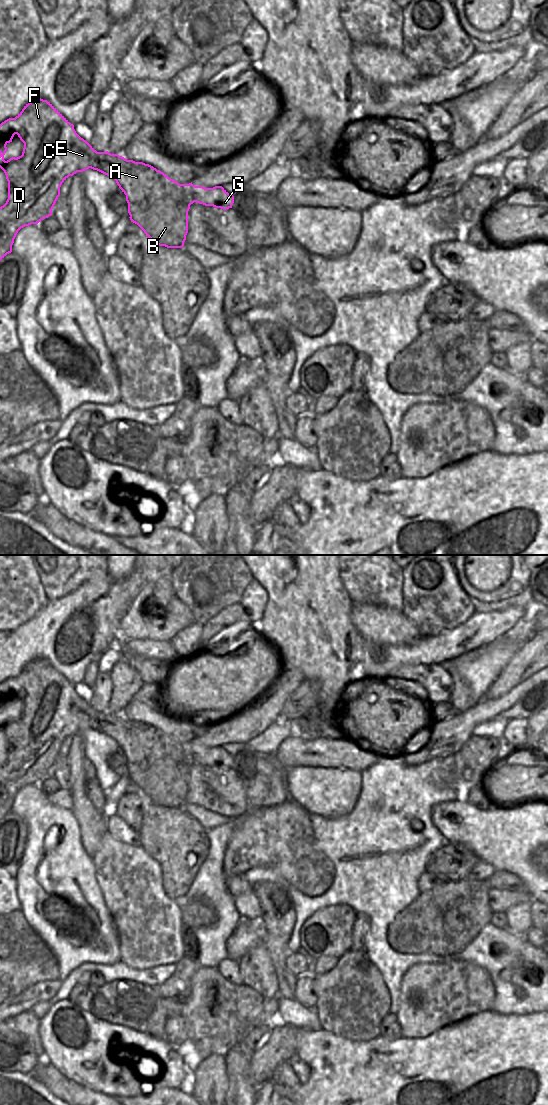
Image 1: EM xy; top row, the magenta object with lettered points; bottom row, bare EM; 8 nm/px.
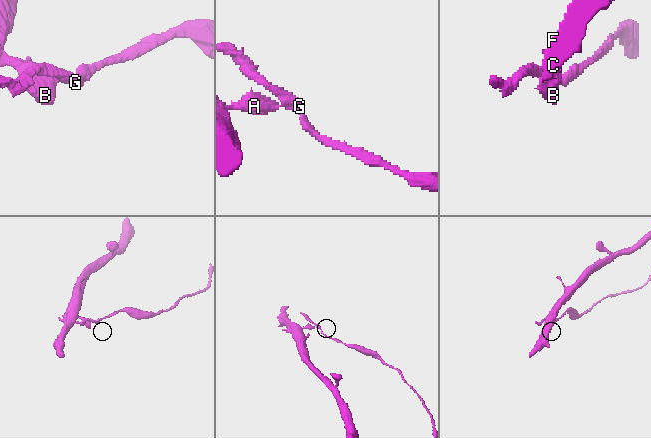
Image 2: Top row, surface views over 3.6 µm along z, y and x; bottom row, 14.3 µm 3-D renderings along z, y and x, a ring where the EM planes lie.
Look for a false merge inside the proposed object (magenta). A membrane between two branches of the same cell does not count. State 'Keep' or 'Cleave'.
Cleave

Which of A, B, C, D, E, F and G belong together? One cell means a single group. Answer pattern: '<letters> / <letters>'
A B C D E F / G

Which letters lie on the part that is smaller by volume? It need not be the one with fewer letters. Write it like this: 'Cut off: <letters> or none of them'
Cut off: G

